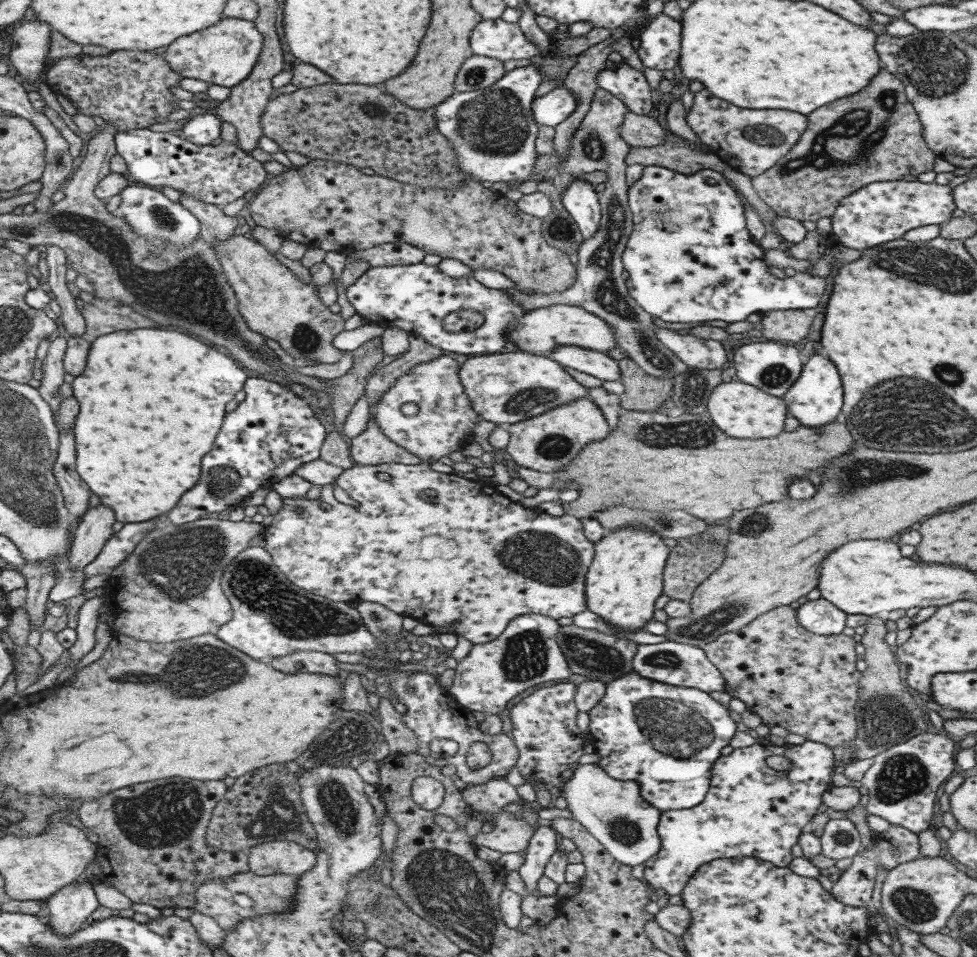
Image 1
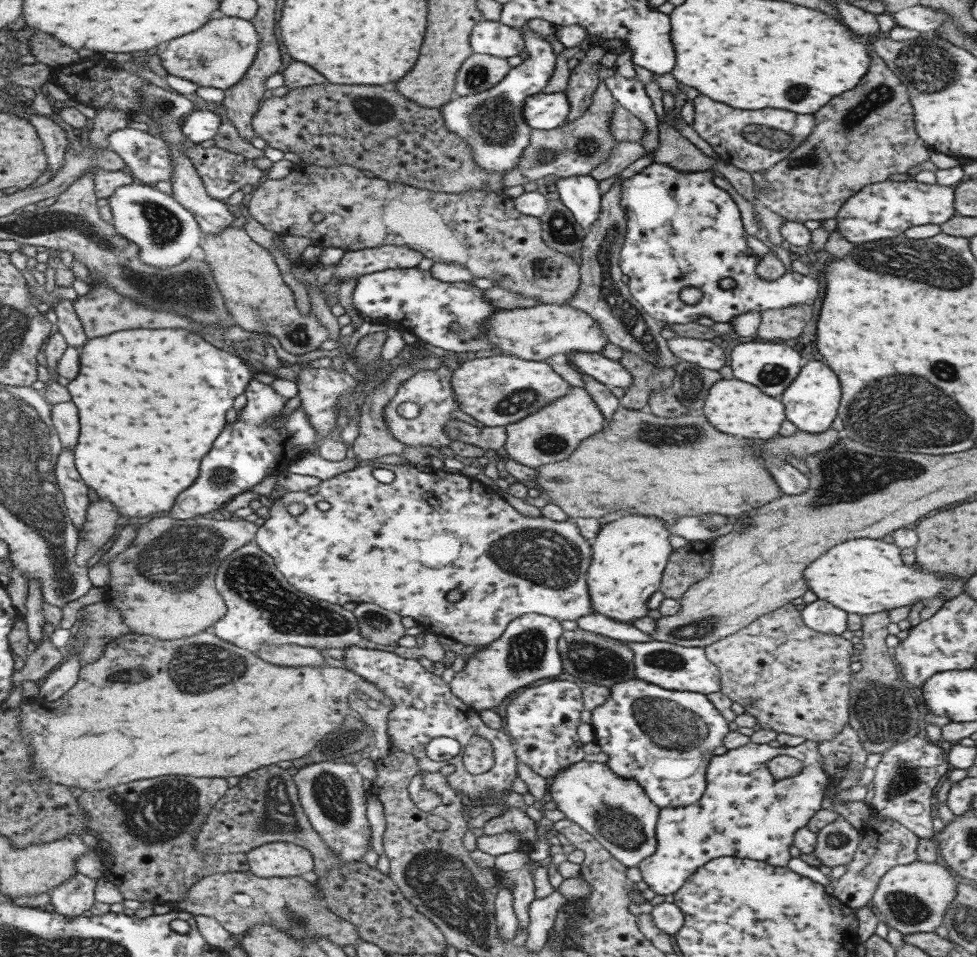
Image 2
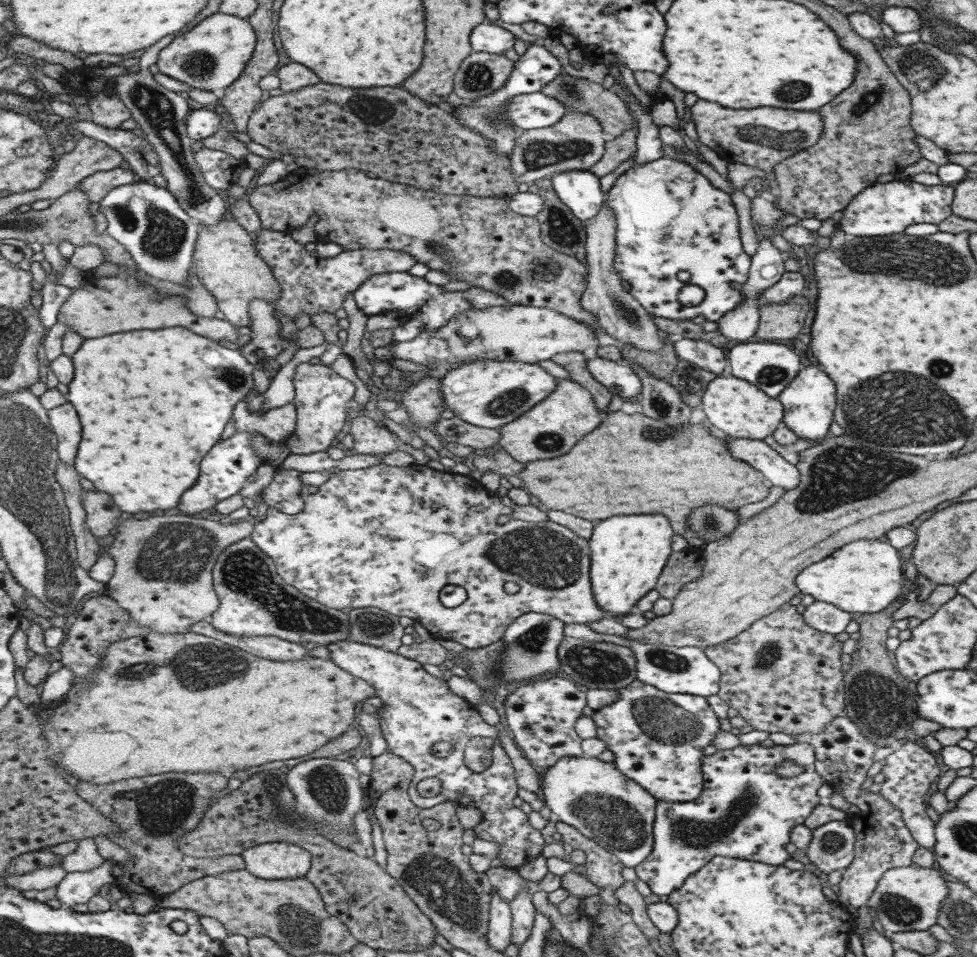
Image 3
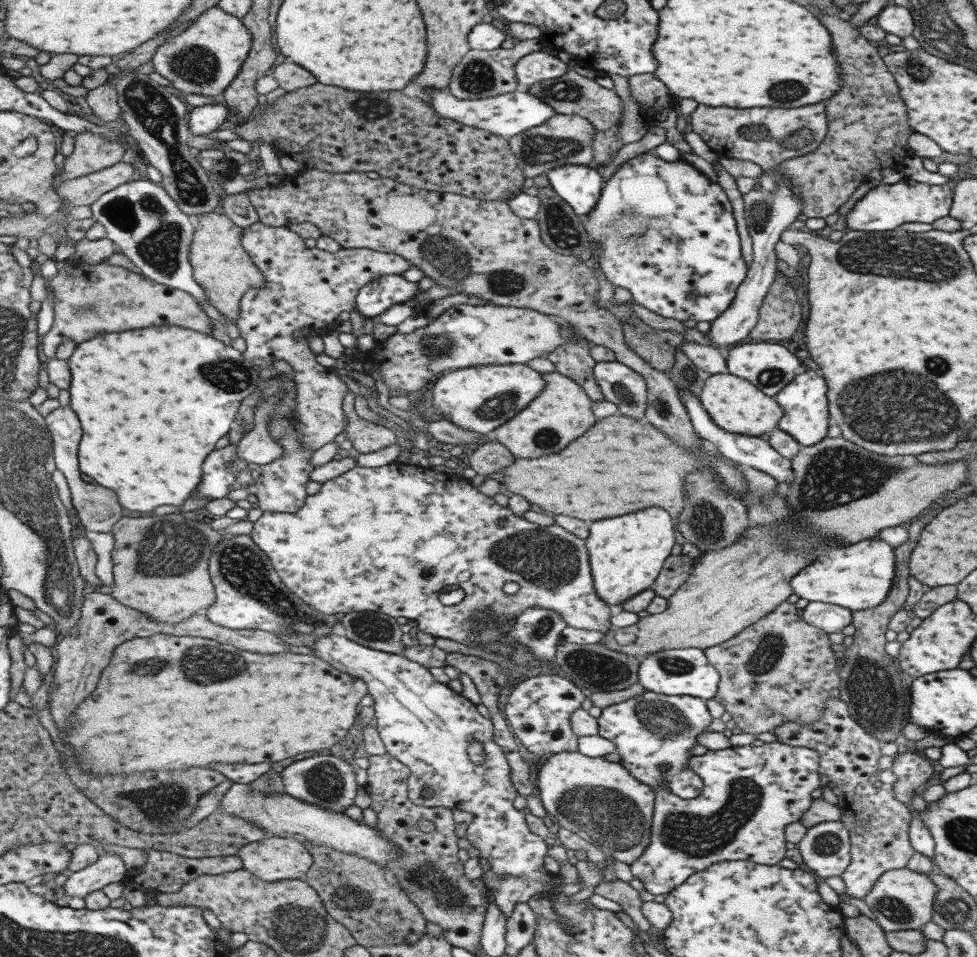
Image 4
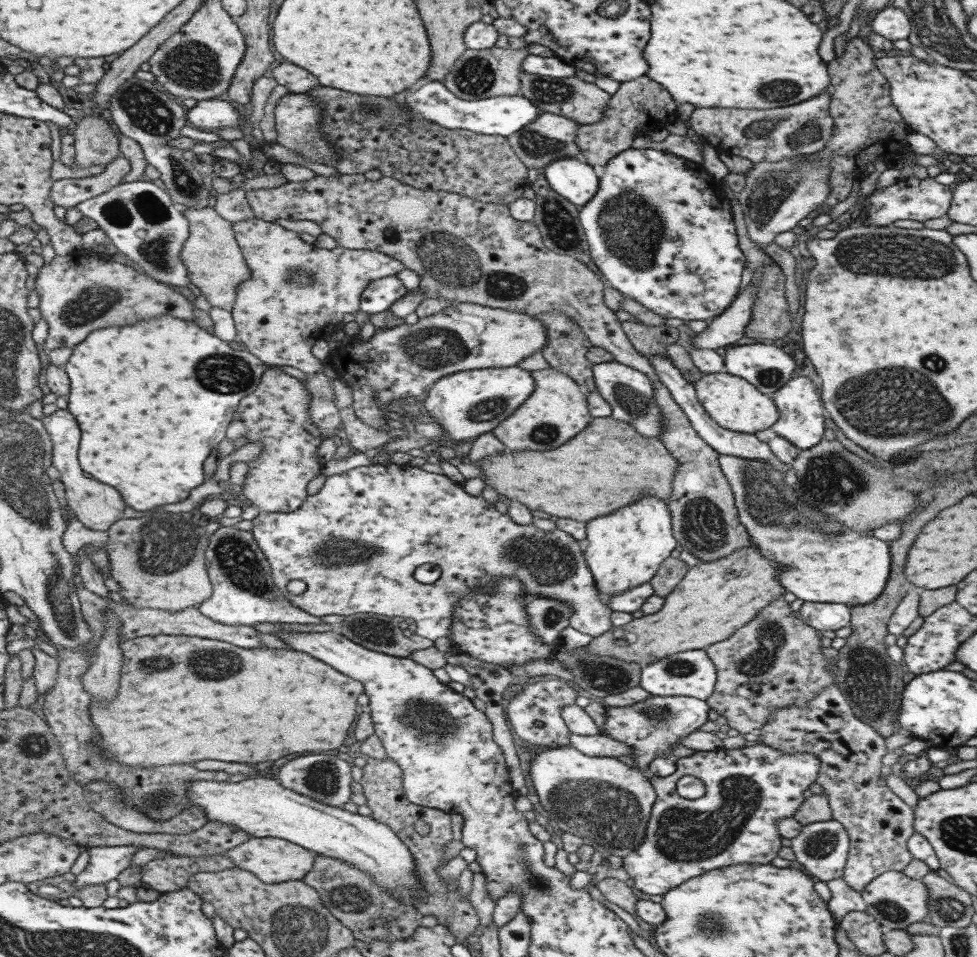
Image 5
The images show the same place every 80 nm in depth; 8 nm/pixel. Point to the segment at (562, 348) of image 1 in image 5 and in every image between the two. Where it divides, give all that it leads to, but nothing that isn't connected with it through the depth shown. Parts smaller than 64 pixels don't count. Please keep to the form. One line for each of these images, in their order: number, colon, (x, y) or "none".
2: (608, 372)
3: (618, 378)
4: (618, 384)
5: (630, 394)

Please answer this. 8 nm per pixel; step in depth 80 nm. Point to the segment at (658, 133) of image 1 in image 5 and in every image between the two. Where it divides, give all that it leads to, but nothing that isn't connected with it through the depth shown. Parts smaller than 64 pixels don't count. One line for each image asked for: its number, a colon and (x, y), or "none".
2: (622, 125)
3: (576, 95)
4: (570, 93)
5: (583, 102)

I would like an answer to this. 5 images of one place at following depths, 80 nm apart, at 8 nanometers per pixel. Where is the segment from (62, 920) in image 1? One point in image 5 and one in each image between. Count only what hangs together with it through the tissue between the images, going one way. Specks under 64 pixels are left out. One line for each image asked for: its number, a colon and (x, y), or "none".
2: (75, 896)
3: (77, 887)
4: (109, 868)
5: (106, 862)

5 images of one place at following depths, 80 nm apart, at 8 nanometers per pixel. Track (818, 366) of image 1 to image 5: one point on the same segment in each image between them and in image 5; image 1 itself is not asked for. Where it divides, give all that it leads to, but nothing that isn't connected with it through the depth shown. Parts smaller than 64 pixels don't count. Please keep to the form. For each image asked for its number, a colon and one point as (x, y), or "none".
2: (810, 401)
3: (807, 401)
4: (804, 417)
5: (800, 418)

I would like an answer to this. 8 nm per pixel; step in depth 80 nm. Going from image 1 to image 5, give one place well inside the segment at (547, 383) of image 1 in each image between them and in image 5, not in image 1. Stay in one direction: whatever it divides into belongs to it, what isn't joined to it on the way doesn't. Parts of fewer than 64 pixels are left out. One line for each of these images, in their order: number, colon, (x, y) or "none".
2: (497, 390)
3: (487, 393)
4: (480, 398)
5: (464, 404)

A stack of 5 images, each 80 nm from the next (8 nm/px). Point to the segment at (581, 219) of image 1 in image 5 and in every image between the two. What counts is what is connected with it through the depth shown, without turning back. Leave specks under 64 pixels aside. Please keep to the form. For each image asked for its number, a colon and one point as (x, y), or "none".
2: (579, 194)
3: (579, 190)
4: (579, 186)
5: (573, 179)

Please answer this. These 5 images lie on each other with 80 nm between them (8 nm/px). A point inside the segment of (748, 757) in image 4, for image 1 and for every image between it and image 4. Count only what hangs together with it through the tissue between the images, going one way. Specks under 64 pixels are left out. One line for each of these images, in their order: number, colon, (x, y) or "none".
1: (749, 811)
2: (744, 812)
3: (745, 811)

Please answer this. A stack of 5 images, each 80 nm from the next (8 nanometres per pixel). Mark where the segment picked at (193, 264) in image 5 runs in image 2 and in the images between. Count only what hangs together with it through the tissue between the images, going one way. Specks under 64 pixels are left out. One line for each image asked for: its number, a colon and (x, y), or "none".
2: (245, 274)
3: (224, 258)
4: (221, 267)

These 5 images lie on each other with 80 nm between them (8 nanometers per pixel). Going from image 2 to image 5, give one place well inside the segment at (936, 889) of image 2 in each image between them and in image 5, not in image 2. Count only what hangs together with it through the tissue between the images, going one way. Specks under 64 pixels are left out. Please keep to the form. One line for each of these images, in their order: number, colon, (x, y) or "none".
3: (907, 898)
4: (900, 899)
5: (894, 900)

